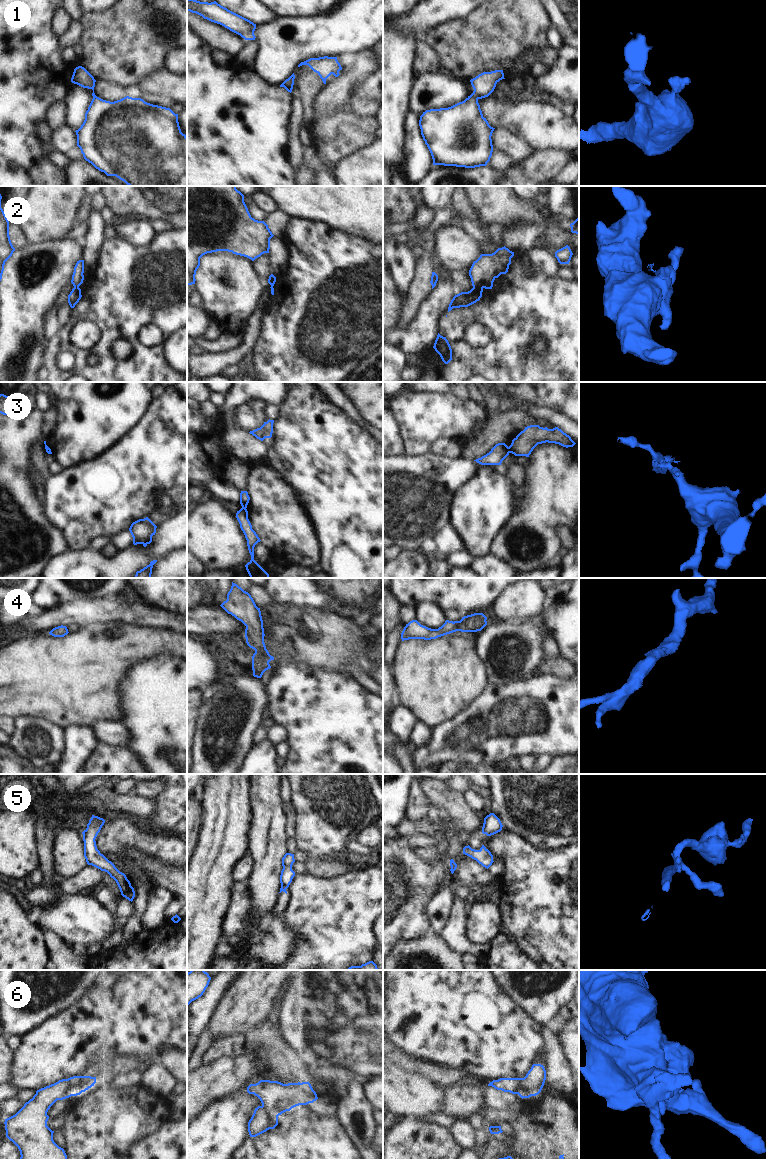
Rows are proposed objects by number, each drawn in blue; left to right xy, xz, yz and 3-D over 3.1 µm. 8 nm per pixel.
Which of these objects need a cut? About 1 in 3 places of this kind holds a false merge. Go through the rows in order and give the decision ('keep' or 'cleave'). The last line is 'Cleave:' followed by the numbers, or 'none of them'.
1: keep
2: cleave
3: cleave
4: keep
5: keep
6: cleave
Cleave: 2, 3, 6

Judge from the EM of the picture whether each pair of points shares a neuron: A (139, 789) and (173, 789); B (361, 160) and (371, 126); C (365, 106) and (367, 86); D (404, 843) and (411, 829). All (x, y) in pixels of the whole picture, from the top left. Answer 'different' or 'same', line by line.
A: different
B: different
C: same
D: different

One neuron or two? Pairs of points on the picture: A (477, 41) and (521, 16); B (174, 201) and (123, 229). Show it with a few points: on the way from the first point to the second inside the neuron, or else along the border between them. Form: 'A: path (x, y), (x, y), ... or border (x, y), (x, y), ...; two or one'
A: path (488, 39), (510, 25); one
B: border (145, 218), (150, 220); two

